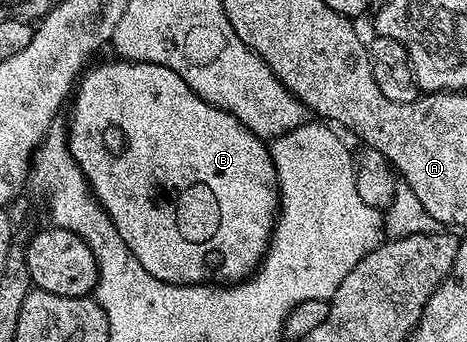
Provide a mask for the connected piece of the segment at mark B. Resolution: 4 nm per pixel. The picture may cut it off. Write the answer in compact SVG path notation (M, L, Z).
M112 59L112 64L99 64L88 67L82 73L73 92L75 109L69 115L69 143L75 161L79 163L83 177L99 205L111 215L117 234L125 241L125 246L133 250L133 258L153 274L170 284L210 284L212 282L242 282L263 263L263 255L271 243L271 234L277 219L279 203L279 176L275 173L275 164L271 160L270 147L245 125L233 118L225 110L205 102L173 70L156 64L139 64L135 60Z

